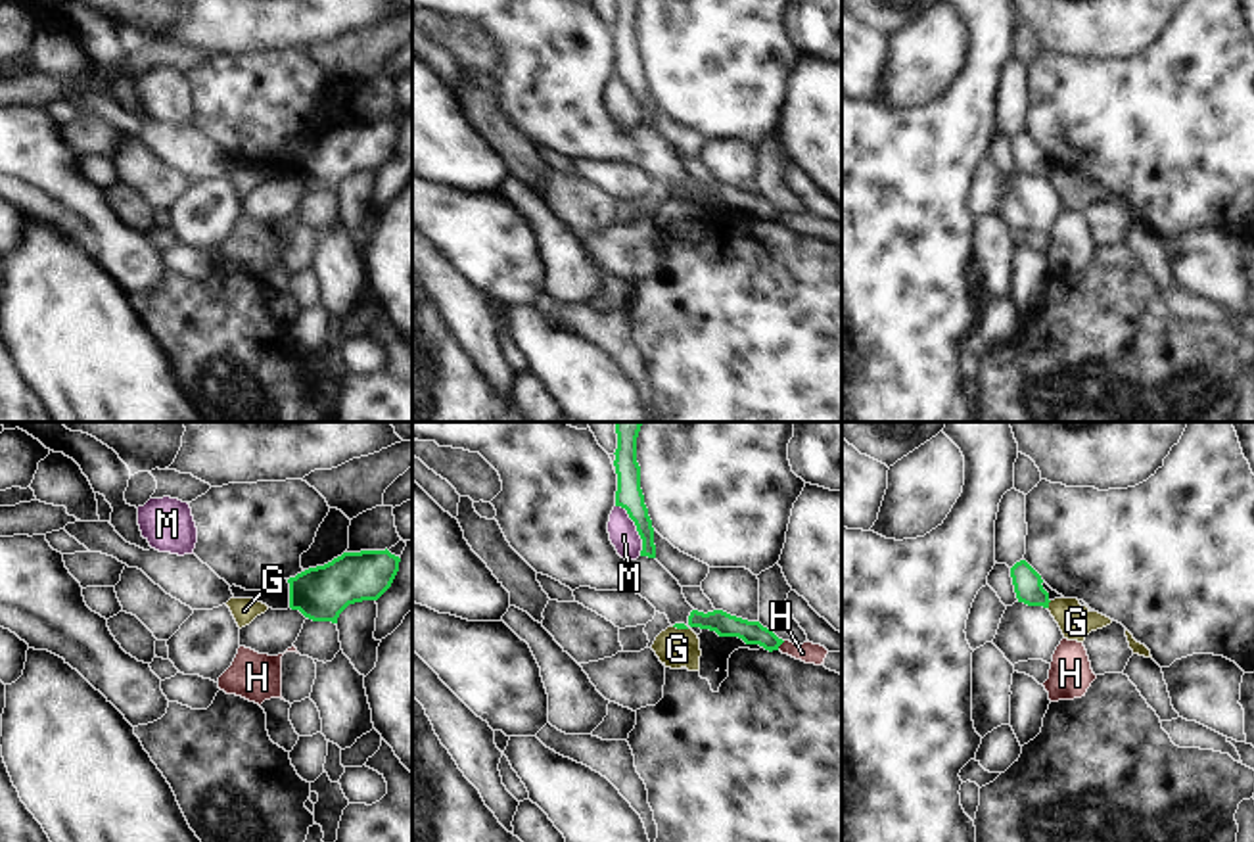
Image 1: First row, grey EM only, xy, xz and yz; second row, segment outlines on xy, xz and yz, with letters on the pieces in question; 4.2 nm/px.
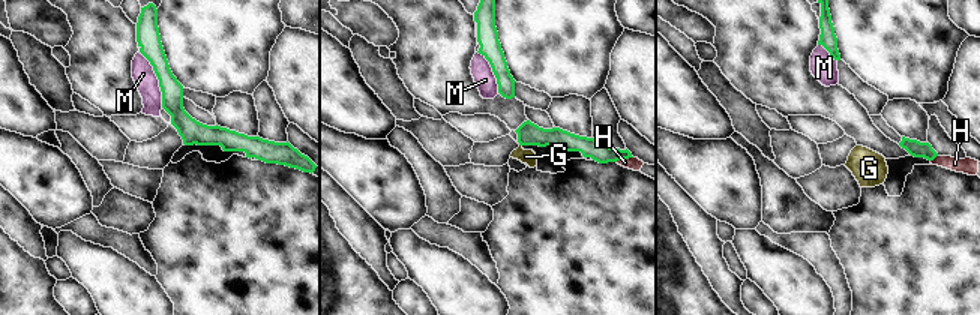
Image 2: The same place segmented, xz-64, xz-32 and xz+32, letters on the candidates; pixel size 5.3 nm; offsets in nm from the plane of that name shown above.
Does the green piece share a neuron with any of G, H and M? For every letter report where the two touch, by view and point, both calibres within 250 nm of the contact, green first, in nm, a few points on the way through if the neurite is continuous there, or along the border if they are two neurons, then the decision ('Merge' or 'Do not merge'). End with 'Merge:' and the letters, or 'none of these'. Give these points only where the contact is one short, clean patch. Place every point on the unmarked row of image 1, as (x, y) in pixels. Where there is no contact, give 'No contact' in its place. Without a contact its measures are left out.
G: Touches green at yz (1047, 175). Thickness 120 nm (green) against 150 nm. Boundary: yz (1051, 171), (1047, 179). Do not merge
H: Touches green at xz (781, 213). Thickness 100 nm (green) against 90 nm. Boundary: xz (785, 211), (777, 219). Do not merge
M: Touches green at xz (637, 98). Thickness 110 nm (green) against 120 nm. Boundary: xz (616, 75), (633, 93), (641, 110), (641, 125). Do not merge
Merge: none of these.

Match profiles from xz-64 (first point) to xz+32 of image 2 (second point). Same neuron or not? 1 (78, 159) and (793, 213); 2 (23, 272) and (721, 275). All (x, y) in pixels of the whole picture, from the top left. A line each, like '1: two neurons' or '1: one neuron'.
1: one neuron
2: two neurons

